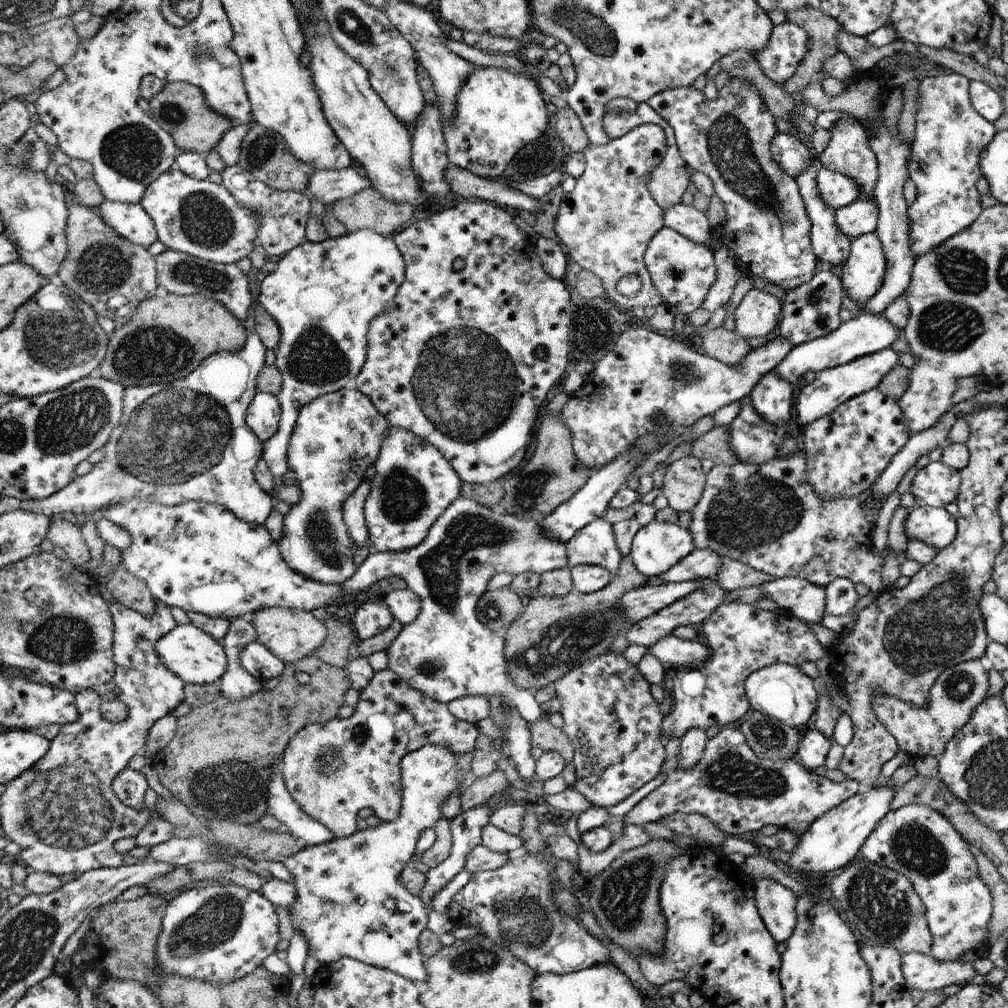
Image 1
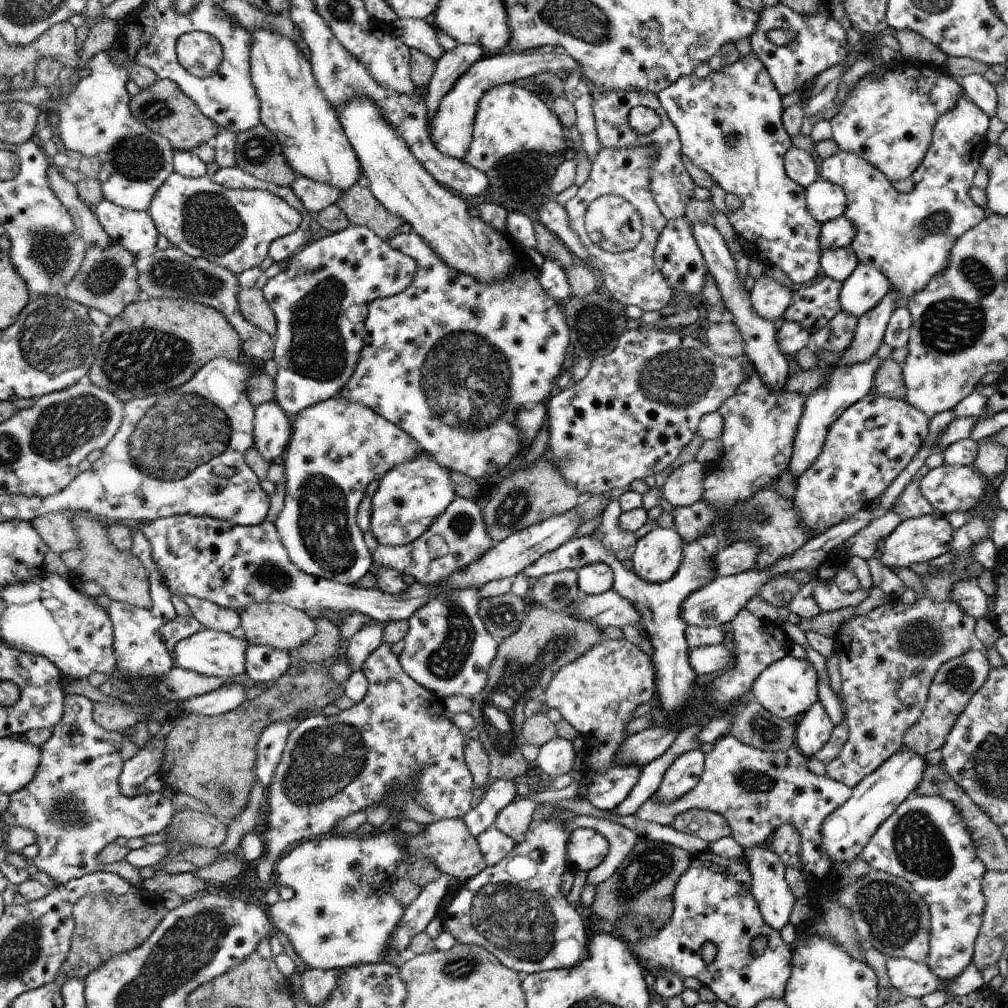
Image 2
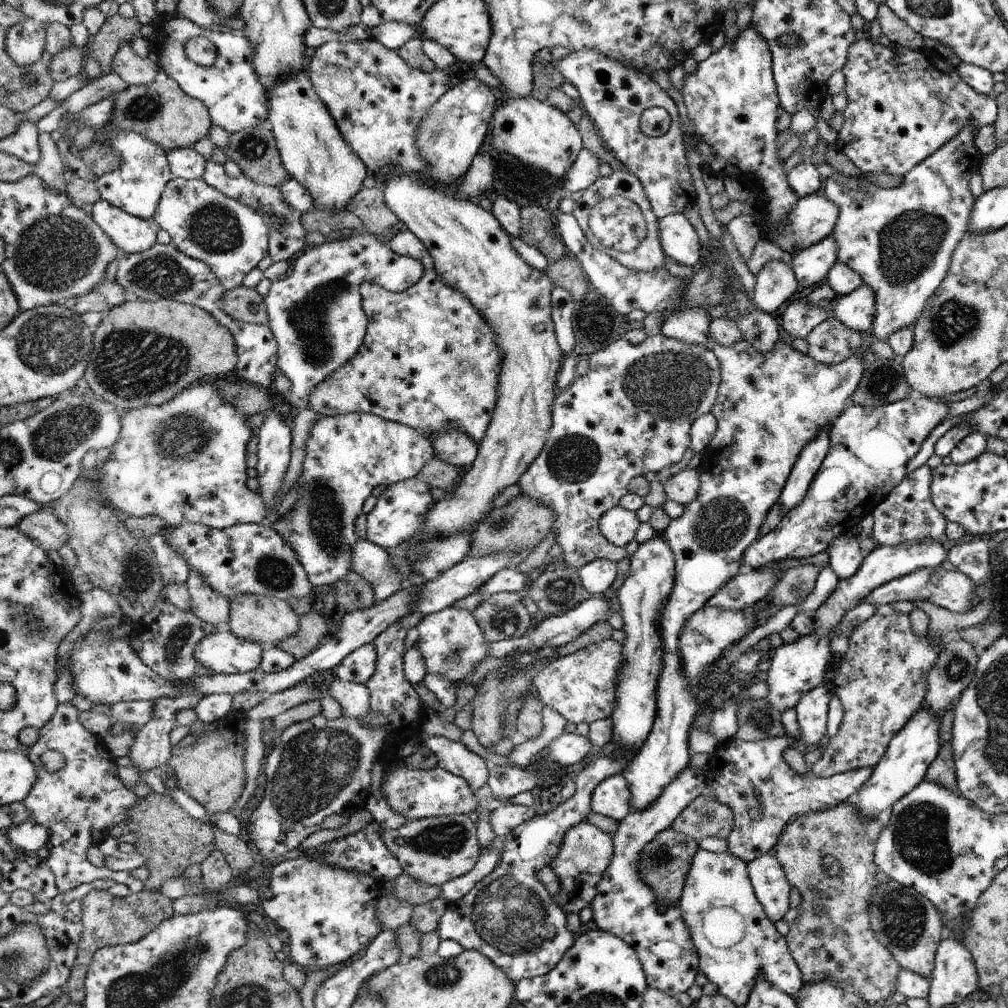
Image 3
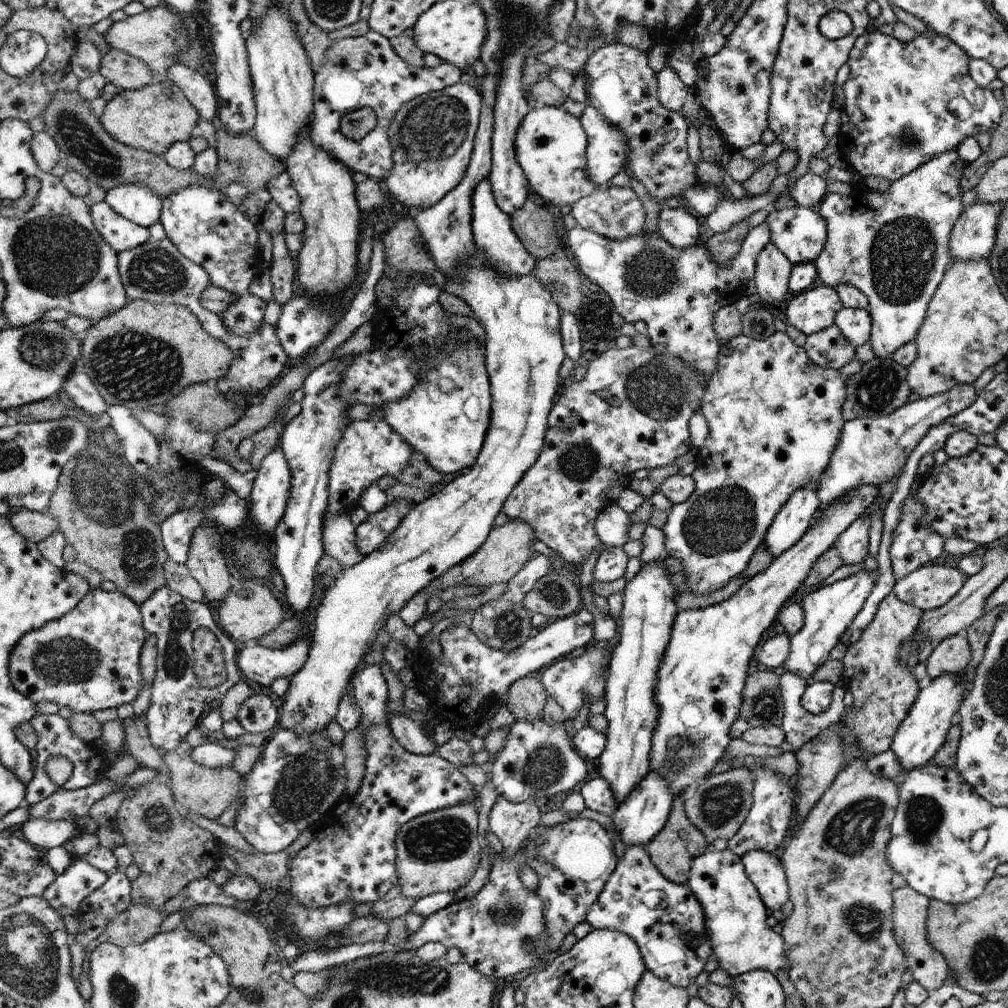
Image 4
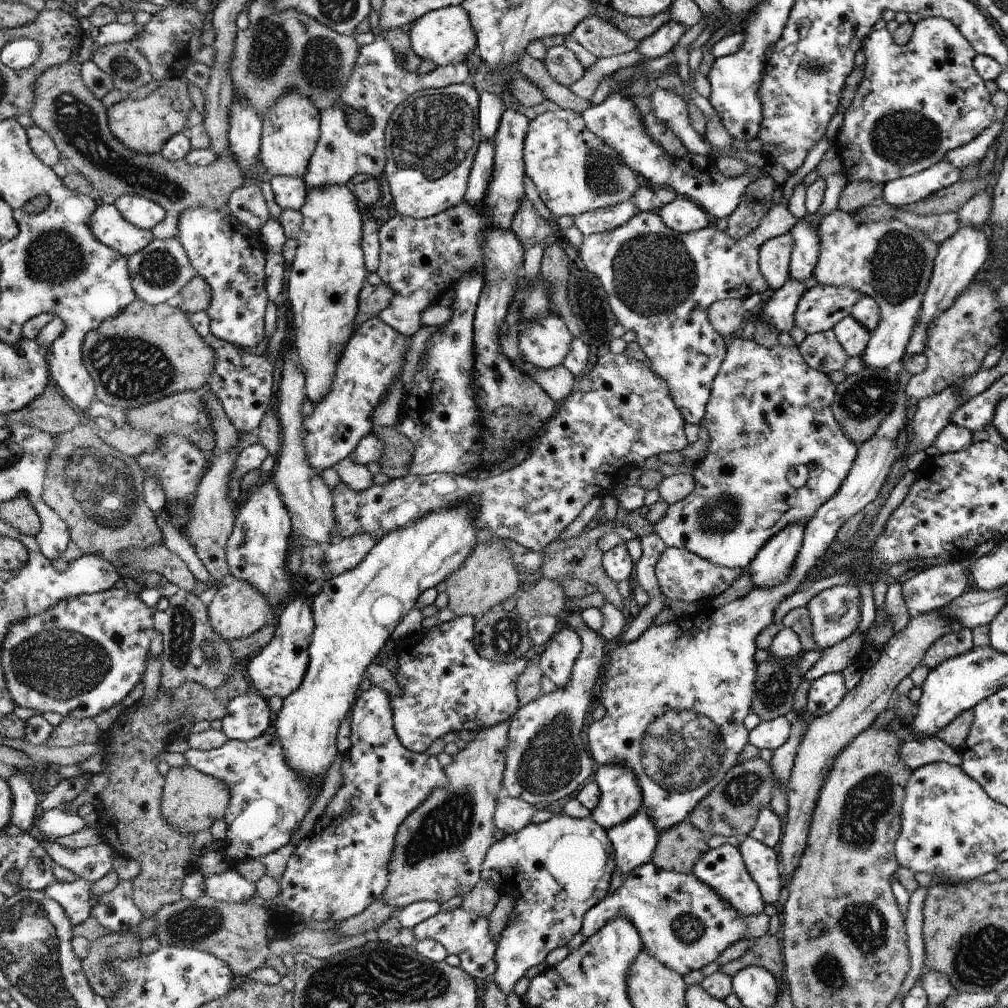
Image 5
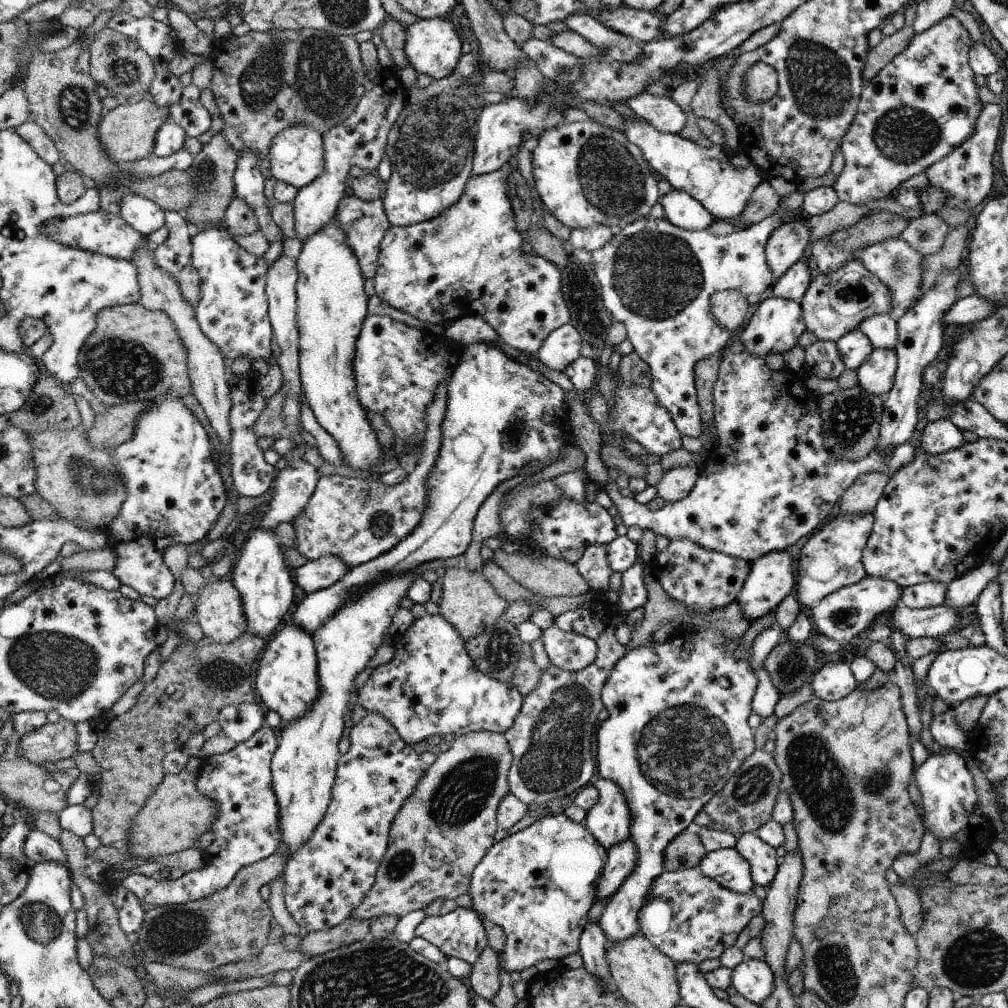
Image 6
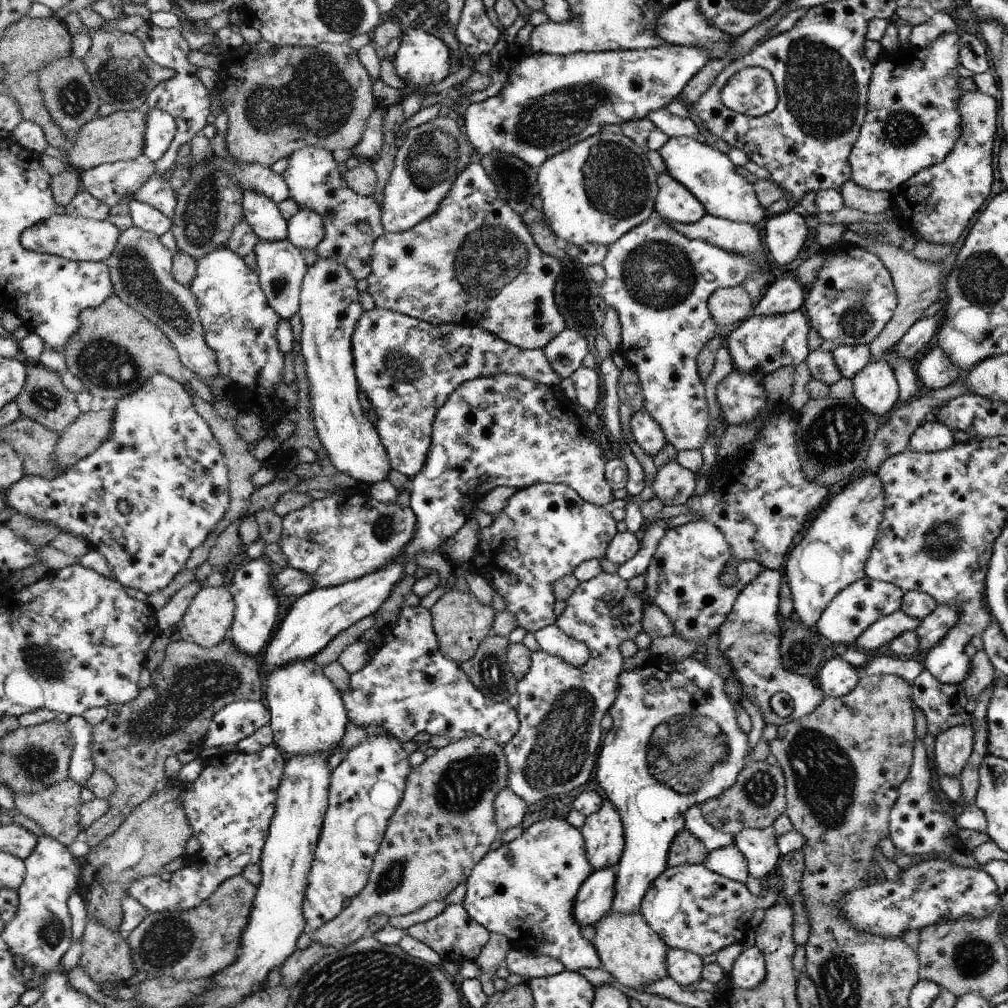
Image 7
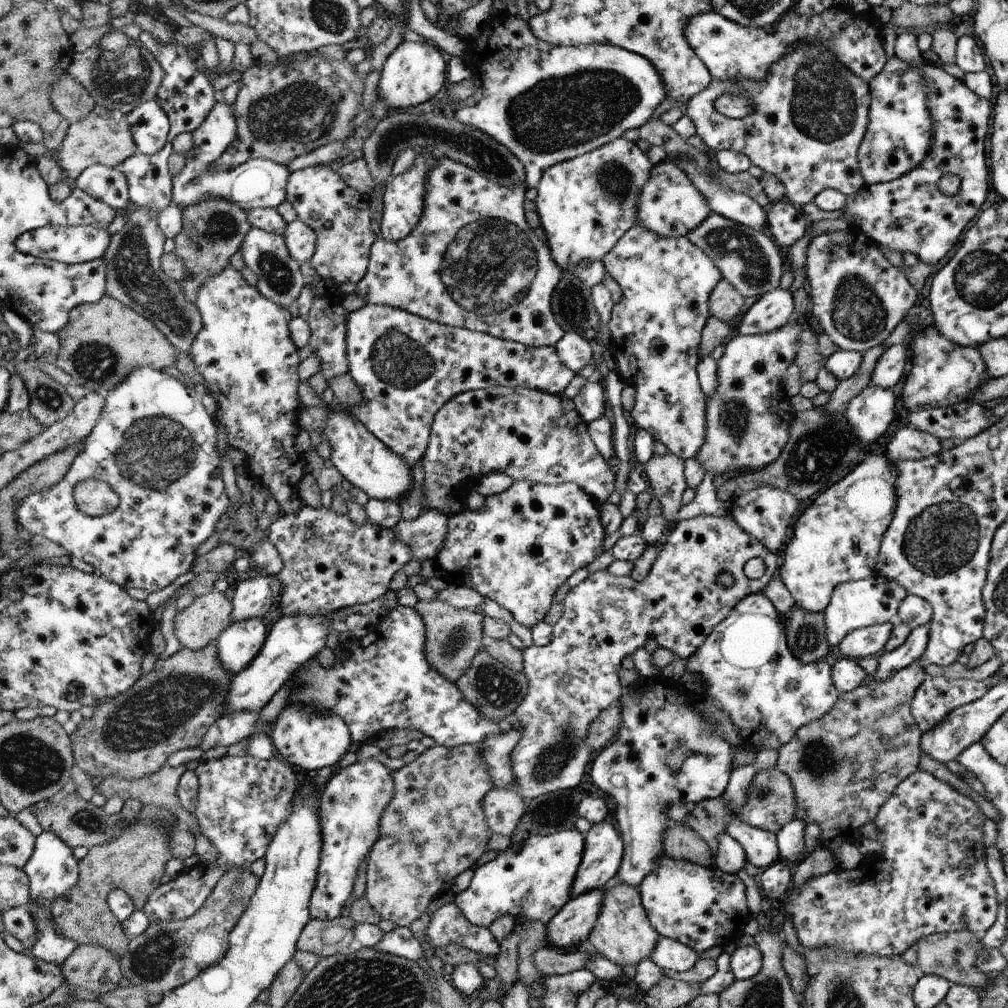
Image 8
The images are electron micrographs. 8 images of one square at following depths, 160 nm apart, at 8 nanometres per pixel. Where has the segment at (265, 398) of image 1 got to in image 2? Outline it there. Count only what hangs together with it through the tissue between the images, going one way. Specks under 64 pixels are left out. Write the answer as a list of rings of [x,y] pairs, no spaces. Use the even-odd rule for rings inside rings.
[[[274,400],[255,408],[255,447],[264,460],[280,461],[292,439],[292,419]]]

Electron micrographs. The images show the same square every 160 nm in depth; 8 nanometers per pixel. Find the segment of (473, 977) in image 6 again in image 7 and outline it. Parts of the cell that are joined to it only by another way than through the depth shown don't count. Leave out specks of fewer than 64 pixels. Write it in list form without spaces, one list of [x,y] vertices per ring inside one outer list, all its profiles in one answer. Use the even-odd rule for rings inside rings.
[[[491,933],[491,938],[486,947],[480,952],[479,958],[475,960],[482,974],[478,976],[478,982],[484,994],[490,997],[496,991],[494,979],[497,978],[496,972],[504,964],[508,950],[511,950],[510,942],[504,935]]]

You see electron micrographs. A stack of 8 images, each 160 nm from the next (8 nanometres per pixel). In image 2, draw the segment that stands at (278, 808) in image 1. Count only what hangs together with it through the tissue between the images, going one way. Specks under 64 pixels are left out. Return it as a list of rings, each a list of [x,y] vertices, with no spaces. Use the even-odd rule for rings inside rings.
[[[284,719],[272,721],[261,732],[255,753],[257,754],[256,774],[257,778],[262,782],[263,787],[269,789],[271,785],[274,771],[280,762],[284,747],[290,734],[291,723]]]

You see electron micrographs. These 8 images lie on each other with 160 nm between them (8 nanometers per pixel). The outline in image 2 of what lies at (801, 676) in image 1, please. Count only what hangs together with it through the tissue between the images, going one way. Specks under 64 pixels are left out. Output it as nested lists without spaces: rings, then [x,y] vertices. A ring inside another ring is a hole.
[[[788,654],[783,659],[772,663],[752,687],[751,699],[767,708],[772,714],[792,722],[798,720],[816,701],[818,701],[818,674],[812,663],[806,658],[796,658]]]

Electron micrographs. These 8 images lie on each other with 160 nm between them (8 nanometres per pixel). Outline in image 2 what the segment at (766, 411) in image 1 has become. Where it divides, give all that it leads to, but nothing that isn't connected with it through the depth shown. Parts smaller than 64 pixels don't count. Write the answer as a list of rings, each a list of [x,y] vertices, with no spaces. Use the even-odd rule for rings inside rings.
[[[691,222],[691,224],[699,247],[703,249],[709,272],[716,280],[721,298],[724,301],[725,308],[728,310],[728,316],[741,332],[744,357],[754,364],[759,375],[771,389],[782,388],[789,377],[788,362],[777,341],[777,329],[774,326],[774,322],[765,319],[754,310],[751,294],[744,287],[744,279],[738,275],[736,261],[734,261],[734,258],[730,255],[727,242],[724,241],[722,235],[718,233],[716,227],[701,222]]]

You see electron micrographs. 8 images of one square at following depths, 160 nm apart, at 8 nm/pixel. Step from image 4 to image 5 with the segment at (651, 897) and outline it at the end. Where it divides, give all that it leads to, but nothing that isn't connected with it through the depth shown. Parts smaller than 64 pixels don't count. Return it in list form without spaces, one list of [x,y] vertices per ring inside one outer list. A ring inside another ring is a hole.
[[[652,861],[624,876],[618,890],[587,912],[581,933],[589,939],[618,915],[628,917],[635,924],[642,936],[644,951],[682,976],[712,964],[740,938],[753,940],[764,936],[770,922],[764,913],[743,915],[693,872],[660,869]]]

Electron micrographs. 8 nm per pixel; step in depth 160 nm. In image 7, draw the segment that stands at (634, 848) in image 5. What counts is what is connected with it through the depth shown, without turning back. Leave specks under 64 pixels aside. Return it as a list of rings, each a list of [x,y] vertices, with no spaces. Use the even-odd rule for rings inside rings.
[[[602,868],[591,874],[576,896],[575,916],[580,926],[597,925],[612,909],[616,890],[616,869]]]

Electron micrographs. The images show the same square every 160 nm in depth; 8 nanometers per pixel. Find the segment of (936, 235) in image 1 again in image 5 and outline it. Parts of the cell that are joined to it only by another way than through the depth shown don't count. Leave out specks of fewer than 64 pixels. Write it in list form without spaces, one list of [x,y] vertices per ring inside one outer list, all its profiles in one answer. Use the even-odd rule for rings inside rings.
[[[942,160],[925,171],[886,183],[883,190],[884,202],[899,208],[920,202],[924,197],[960,181],[960,172]],[[840,209],[819,222],[818,234],[819,260],[813,282],[852,285],[862,294],[874,298],[881,310],[881,321],[863,352],[864,366],[873,371],[897,366],[905,356],[906,345],[916,324],[938,245],[898,218],[857,225],[854,216]]]

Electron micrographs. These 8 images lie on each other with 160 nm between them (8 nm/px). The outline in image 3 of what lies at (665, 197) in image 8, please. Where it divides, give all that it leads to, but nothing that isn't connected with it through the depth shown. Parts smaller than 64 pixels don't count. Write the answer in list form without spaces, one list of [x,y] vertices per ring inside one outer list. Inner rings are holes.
[[[683,213],[669,214],[659,219],[659,235],[663,252],[684,266],[694,266],[700,260],[700,240]]]

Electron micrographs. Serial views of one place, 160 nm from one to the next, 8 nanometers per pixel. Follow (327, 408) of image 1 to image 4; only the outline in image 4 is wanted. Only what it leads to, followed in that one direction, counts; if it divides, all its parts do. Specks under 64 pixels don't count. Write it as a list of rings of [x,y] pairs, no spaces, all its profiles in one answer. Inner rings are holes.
[[[384,419],[354,421],[343,432],[329,471],[327,513],[348,513],[358,506],[360,495],[369,484],[385,474],[395,476],[407,467],[413,448]]]

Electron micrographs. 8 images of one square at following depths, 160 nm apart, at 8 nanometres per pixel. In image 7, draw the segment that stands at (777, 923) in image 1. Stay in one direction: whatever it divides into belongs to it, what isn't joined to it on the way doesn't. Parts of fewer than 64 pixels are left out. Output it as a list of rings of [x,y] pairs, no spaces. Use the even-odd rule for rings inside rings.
[[[745,829],[734,835],[734,845],[746,858],[750,875],[761,882],[778,870],[782,854],[772,830]]]

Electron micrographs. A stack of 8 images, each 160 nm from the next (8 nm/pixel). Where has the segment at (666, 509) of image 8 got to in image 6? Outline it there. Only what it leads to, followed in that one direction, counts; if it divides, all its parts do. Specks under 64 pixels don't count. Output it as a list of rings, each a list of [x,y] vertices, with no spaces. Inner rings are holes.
[[[694,465],[676,467],[666,471],[655,486],[657,494],[666,503],[676,503],[690,495],[699,480],[700,469]]]

